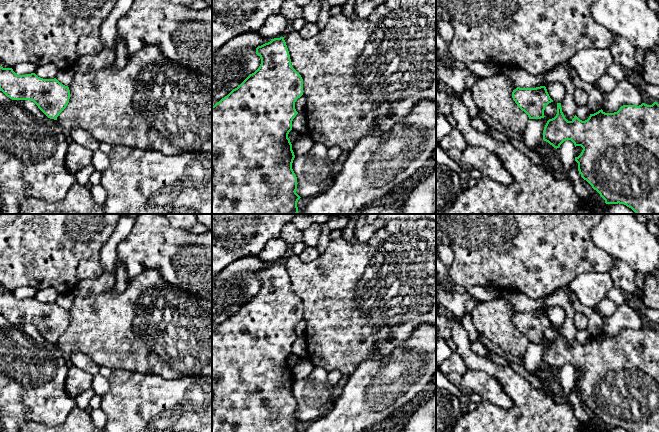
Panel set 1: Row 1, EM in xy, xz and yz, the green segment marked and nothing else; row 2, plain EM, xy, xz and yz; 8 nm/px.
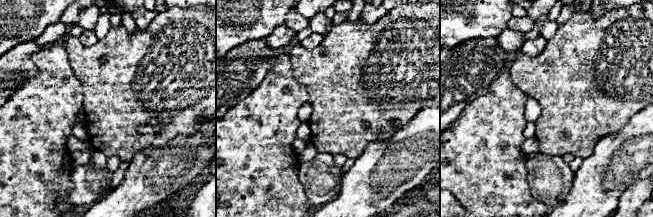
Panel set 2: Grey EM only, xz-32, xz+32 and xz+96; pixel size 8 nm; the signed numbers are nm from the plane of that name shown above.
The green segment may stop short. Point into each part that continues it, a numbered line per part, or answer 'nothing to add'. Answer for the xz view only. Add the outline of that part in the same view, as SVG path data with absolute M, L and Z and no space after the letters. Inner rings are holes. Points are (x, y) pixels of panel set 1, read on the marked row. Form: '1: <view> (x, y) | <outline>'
nothing to add

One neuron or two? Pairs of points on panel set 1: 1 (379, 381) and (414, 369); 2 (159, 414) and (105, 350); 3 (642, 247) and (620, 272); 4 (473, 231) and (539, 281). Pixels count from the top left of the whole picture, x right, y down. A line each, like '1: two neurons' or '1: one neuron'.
1: one neuron
2: two neurons
3: two neurons
4: one neuron

